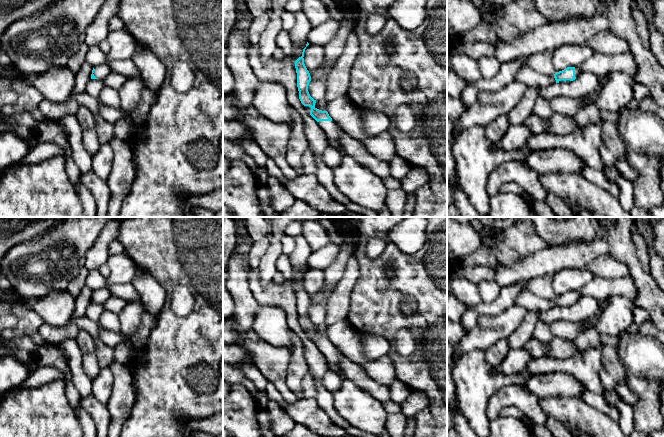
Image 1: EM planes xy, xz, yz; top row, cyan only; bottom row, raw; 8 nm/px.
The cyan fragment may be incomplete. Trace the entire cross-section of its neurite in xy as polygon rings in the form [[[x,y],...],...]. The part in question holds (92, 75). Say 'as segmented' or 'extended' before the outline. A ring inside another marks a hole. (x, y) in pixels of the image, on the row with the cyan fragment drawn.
extended; [[[125,28],[117,31],[109,31],[106,40],[110,45],[110,51],[106,56],[106,61],[93,68],[91,79],[104,80],[111,73],[111,62],[131,59],[135,53],[137,41]]]

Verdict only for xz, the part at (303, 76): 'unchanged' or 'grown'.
grown

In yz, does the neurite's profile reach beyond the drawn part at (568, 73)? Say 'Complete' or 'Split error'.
Split error

